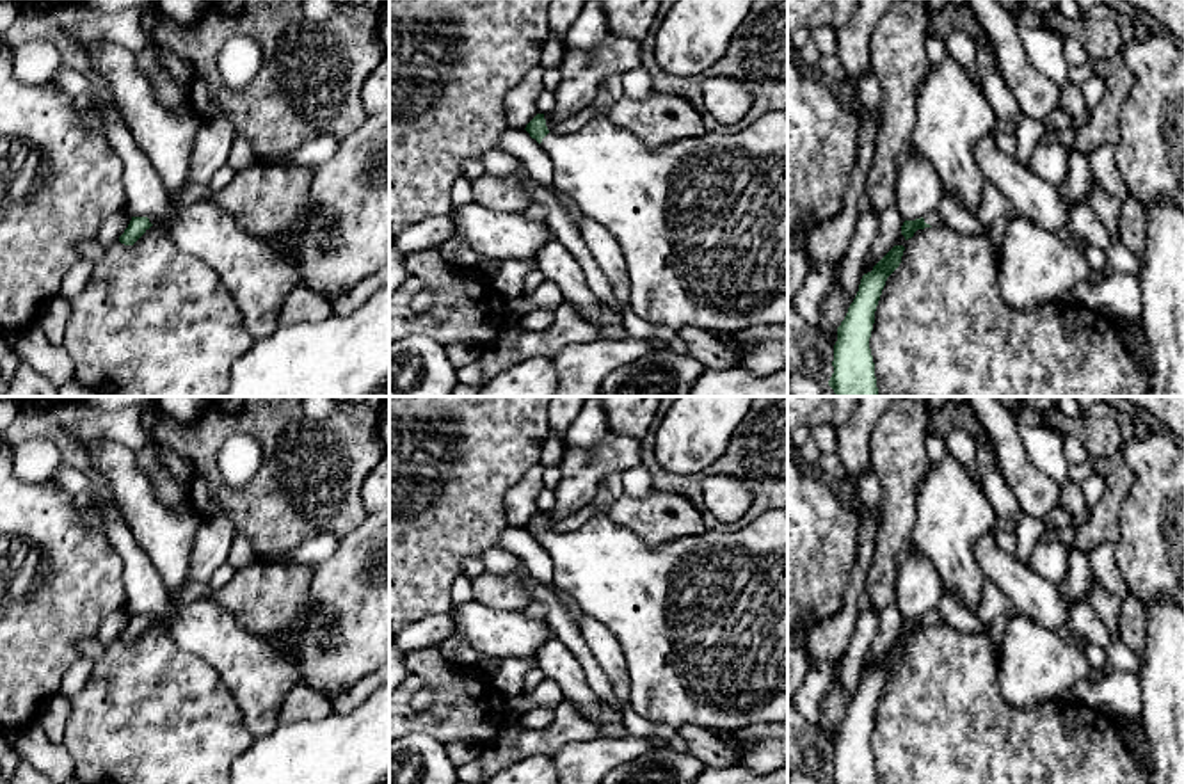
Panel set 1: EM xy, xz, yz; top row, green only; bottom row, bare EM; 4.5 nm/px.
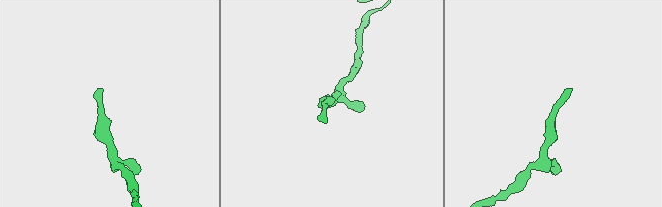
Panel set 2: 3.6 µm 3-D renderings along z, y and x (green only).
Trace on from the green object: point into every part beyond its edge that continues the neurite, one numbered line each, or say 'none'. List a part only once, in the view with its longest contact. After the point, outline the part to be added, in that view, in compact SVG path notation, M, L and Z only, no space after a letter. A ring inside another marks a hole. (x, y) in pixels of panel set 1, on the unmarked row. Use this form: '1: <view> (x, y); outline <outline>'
none

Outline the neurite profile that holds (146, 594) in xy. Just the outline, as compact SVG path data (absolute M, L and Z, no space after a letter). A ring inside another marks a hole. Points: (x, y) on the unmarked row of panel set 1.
M64 460L57 468L57 484L71 496L85 491L89 494L89 503L100 508L105 519L108 540L124 560L124 606L133 615L167 617L171 613L171 601L164 580L135 540L130 526L121 516L121 510L101 496L96 482L91 482L84 471L66 464Z

